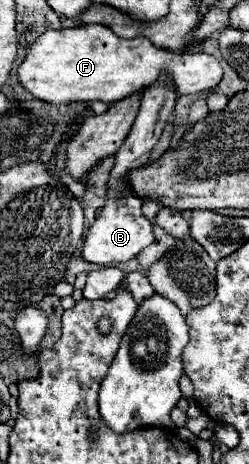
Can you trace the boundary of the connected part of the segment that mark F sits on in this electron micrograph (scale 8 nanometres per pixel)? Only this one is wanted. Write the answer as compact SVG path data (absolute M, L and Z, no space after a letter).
M78 25L72 29L46 31L32 43L26 59L18 67L20 83L34 97L48 103L122 101L124 97L130 97L130 93L142 93L158 83L162 73L178 97L208 91L222 79L222 67L214 55L160 49L146 37L124 41L104 25Z

